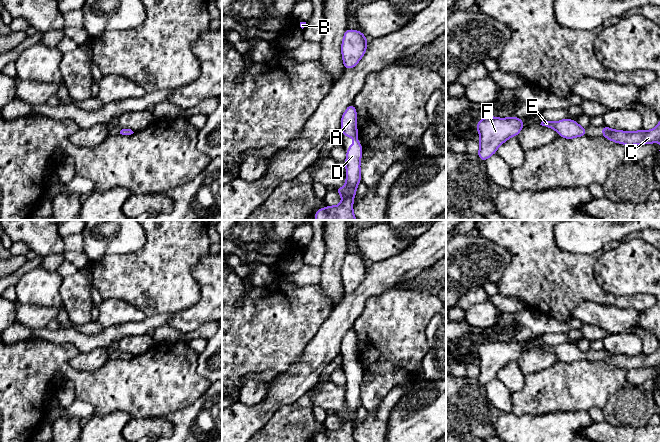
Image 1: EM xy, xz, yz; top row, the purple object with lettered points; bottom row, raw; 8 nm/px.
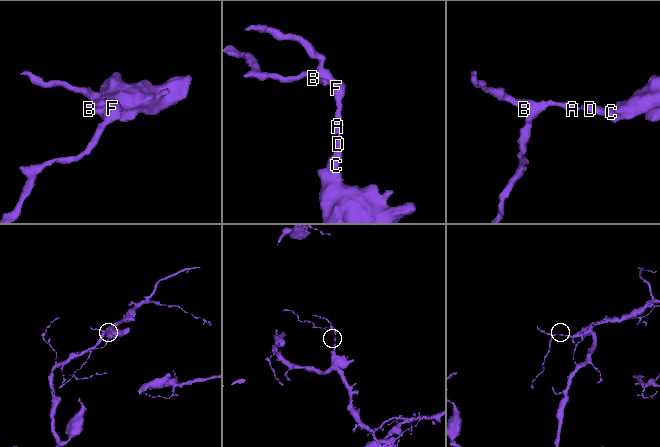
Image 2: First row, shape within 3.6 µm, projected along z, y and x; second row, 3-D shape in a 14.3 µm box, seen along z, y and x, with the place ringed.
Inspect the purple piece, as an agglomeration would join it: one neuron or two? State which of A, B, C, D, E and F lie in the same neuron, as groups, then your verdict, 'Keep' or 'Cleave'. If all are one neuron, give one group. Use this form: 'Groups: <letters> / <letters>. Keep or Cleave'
Groups: A B C D E F. Keep

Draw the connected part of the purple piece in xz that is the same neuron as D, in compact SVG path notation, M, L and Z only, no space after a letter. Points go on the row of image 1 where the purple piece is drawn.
M351 103L341 118L341 131L344 136L355 141L348 147L346 153L346 184L335 191L342 196L342 202L337 206L327 206L315 211L315 220L357 220L353 214L353 199L361 181L360 161L362 146L358 140L357 112Z

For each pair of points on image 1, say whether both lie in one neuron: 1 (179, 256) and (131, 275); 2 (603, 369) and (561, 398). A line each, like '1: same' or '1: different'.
1: same
2: same

